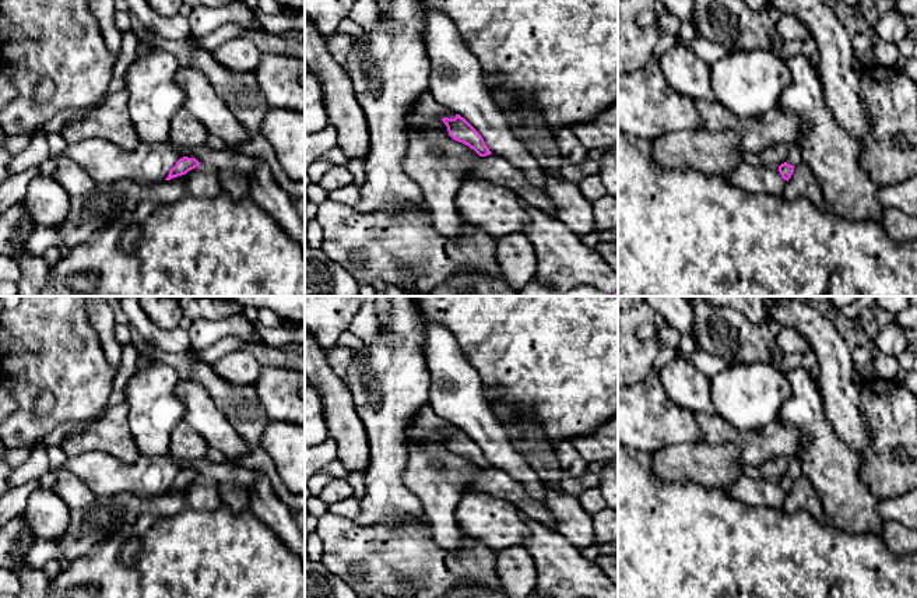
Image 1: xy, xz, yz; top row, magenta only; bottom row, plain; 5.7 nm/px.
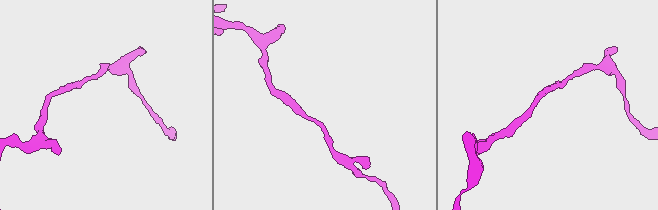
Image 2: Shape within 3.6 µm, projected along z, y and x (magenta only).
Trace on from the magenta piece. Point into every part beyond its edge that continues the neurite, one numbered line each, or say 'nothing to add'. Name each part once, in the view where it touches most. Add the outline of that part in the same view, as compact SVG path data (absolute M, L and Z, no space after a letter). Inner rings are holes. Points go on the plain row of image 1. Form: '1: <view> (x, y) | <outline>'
nothing to add

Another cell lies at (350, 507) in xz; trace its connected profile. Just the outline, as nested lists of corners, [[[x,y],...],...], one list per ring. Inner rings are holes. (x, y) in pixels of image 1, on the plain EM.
[[[354,496],[340,503],[327,504],[327,513],[354,520],[361,511],[361,500]]]

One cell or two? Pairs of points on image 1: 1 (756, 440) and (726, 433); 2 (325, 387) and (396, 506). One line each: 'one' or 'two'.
1: one
2: two

